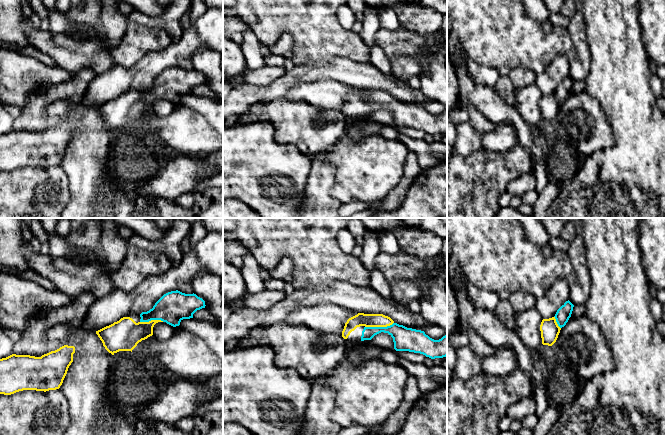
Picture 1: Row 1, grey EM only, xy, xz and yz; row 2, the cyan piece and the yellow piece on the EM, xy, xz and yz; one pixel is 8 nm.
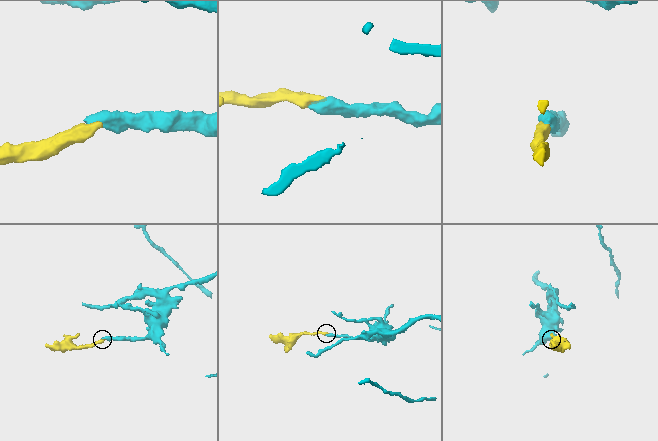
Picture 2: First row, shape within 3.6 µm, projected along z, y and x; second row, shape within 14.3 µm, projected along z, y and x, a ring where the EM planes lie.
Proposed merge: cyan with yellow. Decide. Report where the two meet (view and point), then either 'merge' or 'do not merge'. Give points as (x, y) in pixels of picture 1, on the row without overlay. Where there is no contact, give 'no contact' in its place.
xz (379, 103) | merge

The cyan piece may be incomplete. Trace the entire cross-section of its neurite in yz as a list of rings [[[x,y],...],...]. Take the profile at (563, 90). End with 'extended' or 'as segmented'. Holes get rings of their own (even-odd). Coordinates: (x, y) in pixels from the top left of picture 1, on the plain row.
[[[568,76],[556,88],[555,92],[543,95],[540,101],[542,120],[552,122],[571,93],[574,81]]]; extended

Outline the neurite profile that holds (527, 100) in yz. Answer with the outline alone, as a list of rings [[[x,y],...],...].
[[[534,83],[526,86],[515,93],[514,107],[519,112],[523,120],[535,127],[539,126],[542,121],[540,101],[543,93]]]

